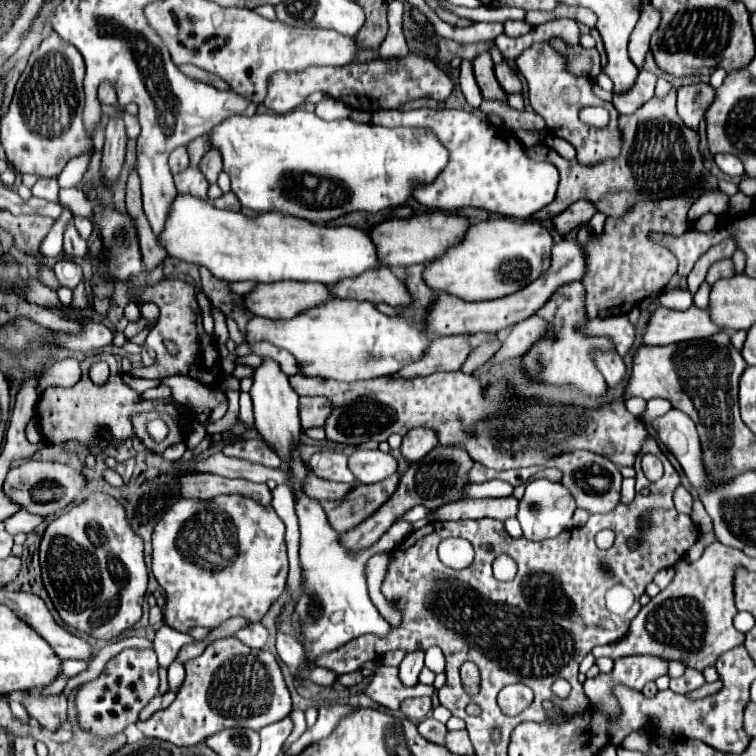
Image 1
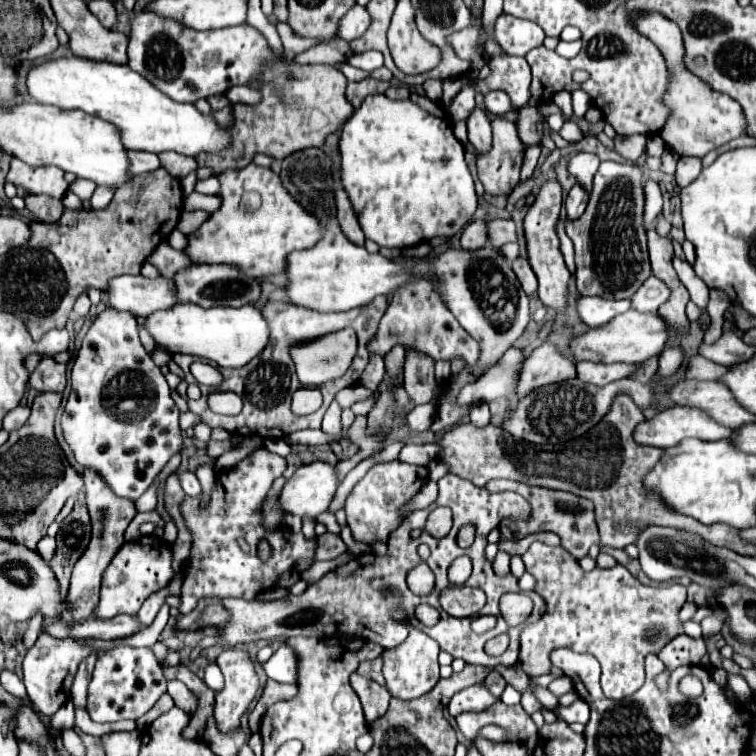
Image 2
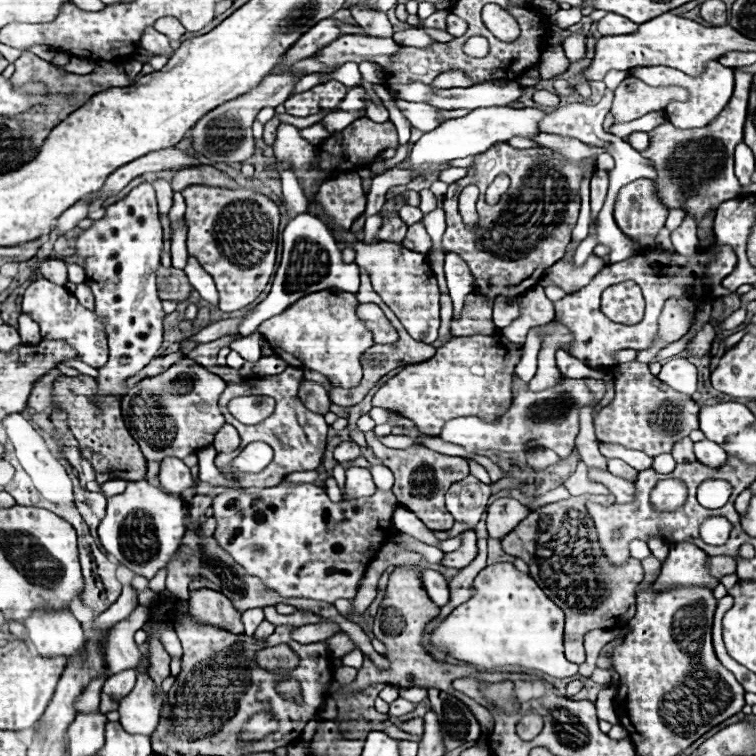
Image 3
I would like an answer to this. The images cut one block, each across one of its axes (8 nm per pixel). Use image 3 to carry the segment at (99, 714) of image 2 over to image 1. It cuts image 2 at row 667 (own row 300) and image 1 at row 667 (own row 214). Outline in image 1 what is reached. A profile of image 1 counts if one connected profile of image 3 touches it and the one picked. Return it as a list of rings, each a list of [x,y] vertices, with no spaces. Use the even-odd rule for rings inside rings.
[[[128,648],[106,662],[106,668],[96,680],[84,682],[76,688],[78,726],[94,738],[106,740],[126,730],[128,724],[138,722],[140,710],[158,694],[158,660],[154,650]]]

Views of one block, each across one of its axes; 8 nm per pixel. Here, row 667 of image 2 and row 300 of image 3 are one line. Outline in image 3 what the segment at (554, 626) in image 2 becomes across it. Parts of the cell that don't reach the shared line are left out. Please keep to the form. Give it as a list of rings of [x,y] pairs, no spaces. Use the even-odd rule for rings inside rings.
[[[632,280],[620,282],[602,292],[602,312],[625,325],[634,325],[644,316],[644,297]],[[538,284],[520,298],[518,308],[520,308],[518,318],[510,326],[502,328],[502,334],[514,344],[524,344],[526,334],[532,326],[540,326],[554,319],[553,303],[546,298],[544,288]]]

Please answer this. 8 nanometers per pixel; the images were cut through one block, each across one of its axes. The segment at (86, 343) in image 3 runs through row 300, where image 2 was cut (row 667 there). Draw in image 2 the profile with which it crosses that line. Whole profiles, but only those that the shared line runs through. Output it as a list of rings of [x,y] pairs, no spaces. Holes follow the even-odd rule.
[[[46,634],[38,636],[36,646],[26,654],[22,670],[24,670],[24,684],[28,690],[28,698],[32,706],[42,716],[52,716],[60,706],[64,706],[70,698],[70,688],[78,670],[78,664],[86,660],[90,654],[100,654],[98,648],[92,644],[78,644],[78,642],[58,642]]]

